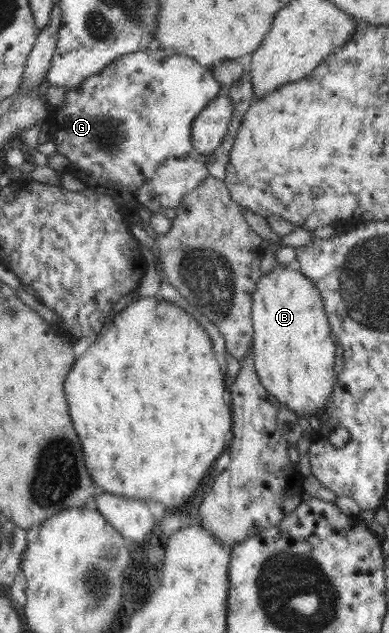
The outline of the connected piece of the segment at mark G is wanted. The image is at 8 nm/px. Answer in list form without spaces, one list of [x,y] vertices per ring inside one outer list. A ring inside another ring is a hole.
[[[157,47],[121,55],[71,91],[54,85],[48,87],[44,123],[49,139],[56,142],[56,153],[65,155],[69,161],[67,171],[76,174],[92,191],[112,199],[121,214],[132,219],[142,208],[148,208],[153,214],[160,208],[180,207],[182,197],[210,177],[206,155],[192,147],[191,125],[208,102],[223,92],[224,87],[214,78],[210,68],[188,54]]]

